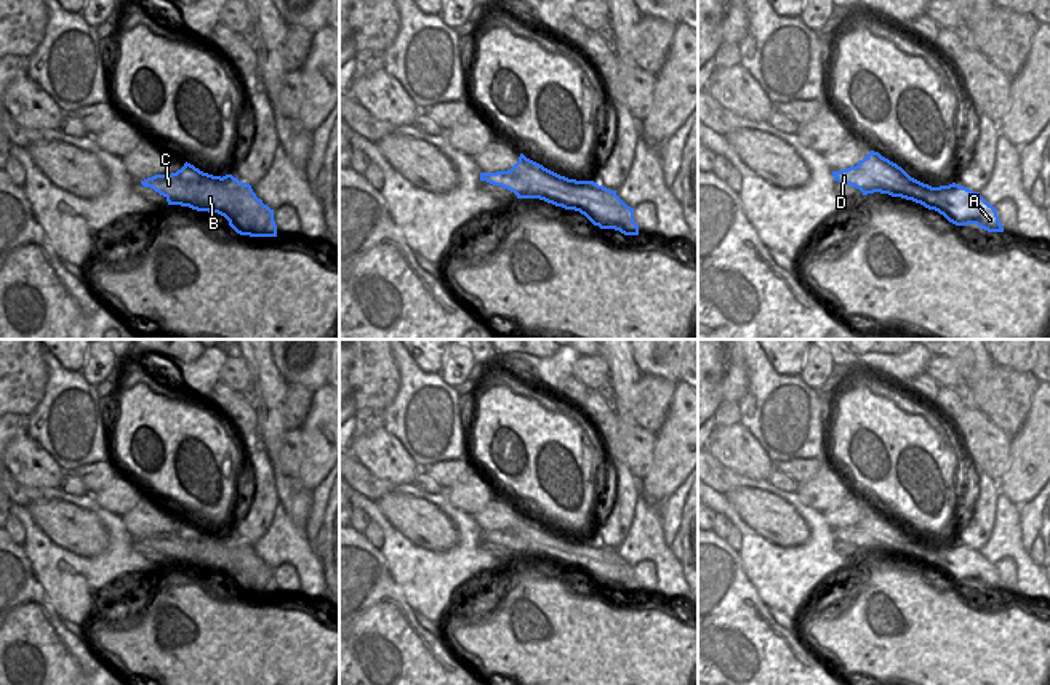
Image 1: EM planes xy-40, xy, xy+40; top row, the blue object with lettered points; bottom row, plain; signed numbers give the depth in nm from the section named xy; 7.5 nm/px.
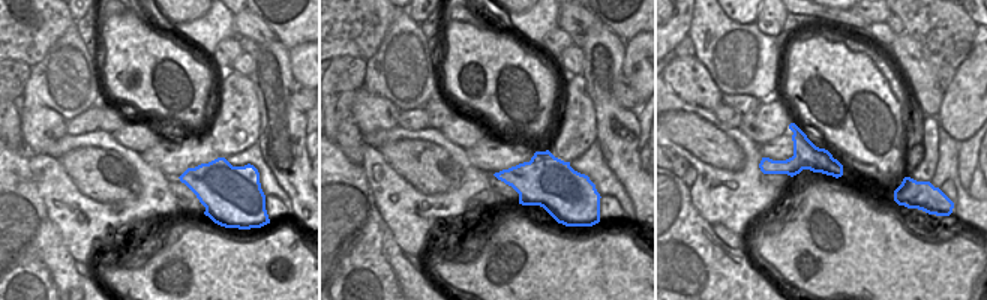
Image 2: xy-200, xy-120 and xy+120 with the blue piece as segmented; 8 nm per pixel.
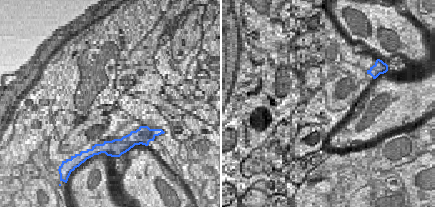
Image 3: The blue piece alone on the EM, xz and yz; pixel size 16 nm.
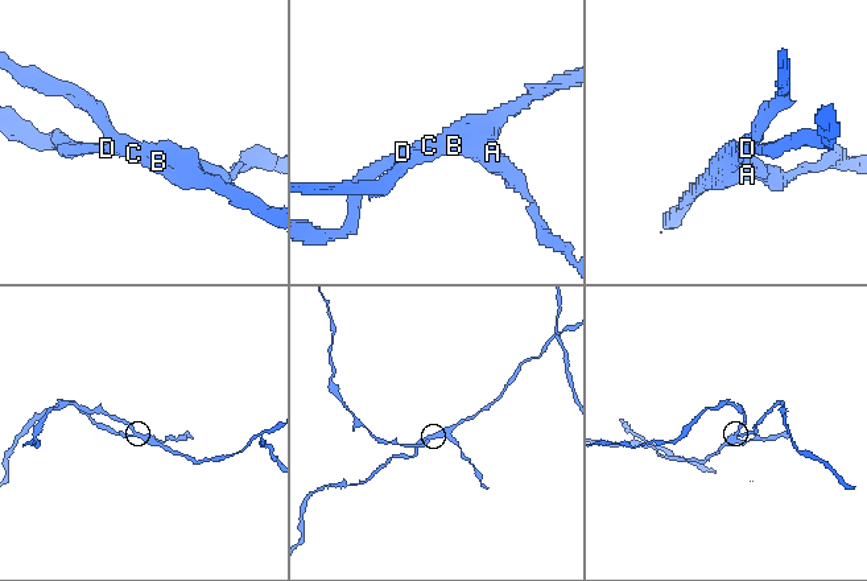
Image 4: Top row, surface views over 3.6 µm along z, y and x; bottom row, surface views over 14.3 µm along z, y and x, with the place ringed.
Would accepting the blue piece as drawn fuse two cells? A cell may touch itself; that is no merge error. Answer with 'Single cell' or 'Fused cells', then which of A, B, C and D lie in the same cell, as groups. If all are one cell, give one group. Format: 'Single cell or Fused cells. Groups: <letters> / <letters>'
Fused cells. Groups: A / B C D.

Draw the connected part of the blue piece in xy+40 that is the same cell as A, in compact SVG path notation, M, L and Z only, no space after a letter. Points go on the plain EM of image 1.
M874 509L860 519L856 527L861 527L879 543L880 552L901 555L920 563L932 560L933 568L956 584L976 583L988 591L1004 591L996 567L989 563L980 551L973 551L956 541L932 546L917 538L914 544L909 546L893 533L896 522Z

